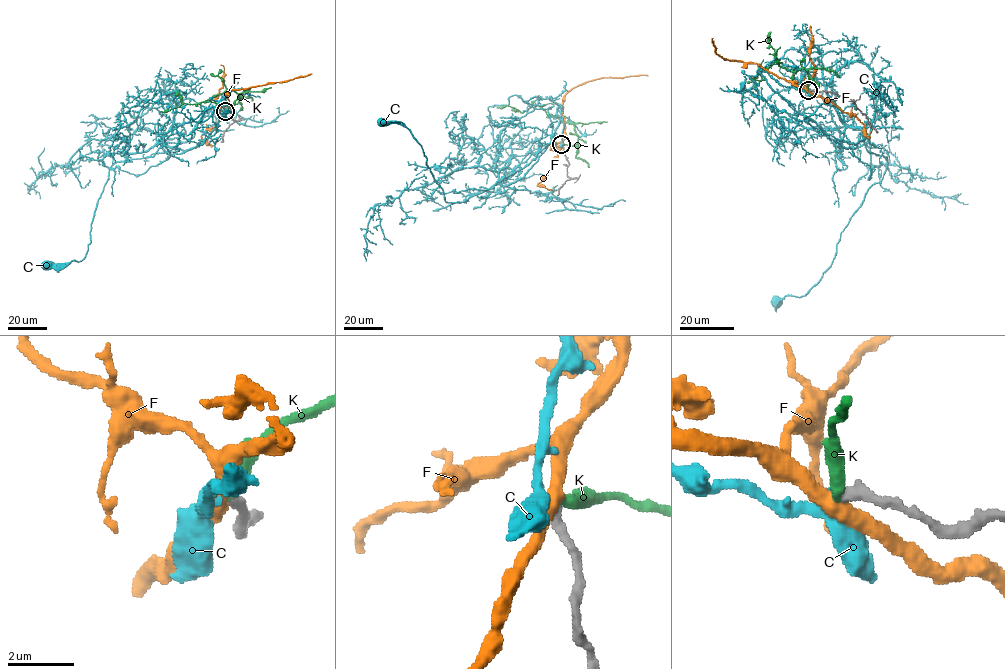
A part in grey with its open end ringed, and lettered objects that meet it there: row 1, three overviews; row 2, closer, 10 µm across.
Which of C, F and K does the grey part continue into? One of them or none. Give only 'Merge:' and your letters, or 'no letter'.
Merge: C

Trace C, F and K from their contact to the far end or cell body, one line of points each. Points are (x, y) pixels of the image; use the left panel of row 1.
C: (226, 111), (225, 97), (217, 126), (197, 147), (163, 144), (152, 156), (116, 161), (86, 256), (46, 264)
F: (226, 111), (230, 107), (227, 91), (285, 82), (312, 73)
K: (226, 111), (242, 96), (231, 89), (202, 102), (161, 111)

